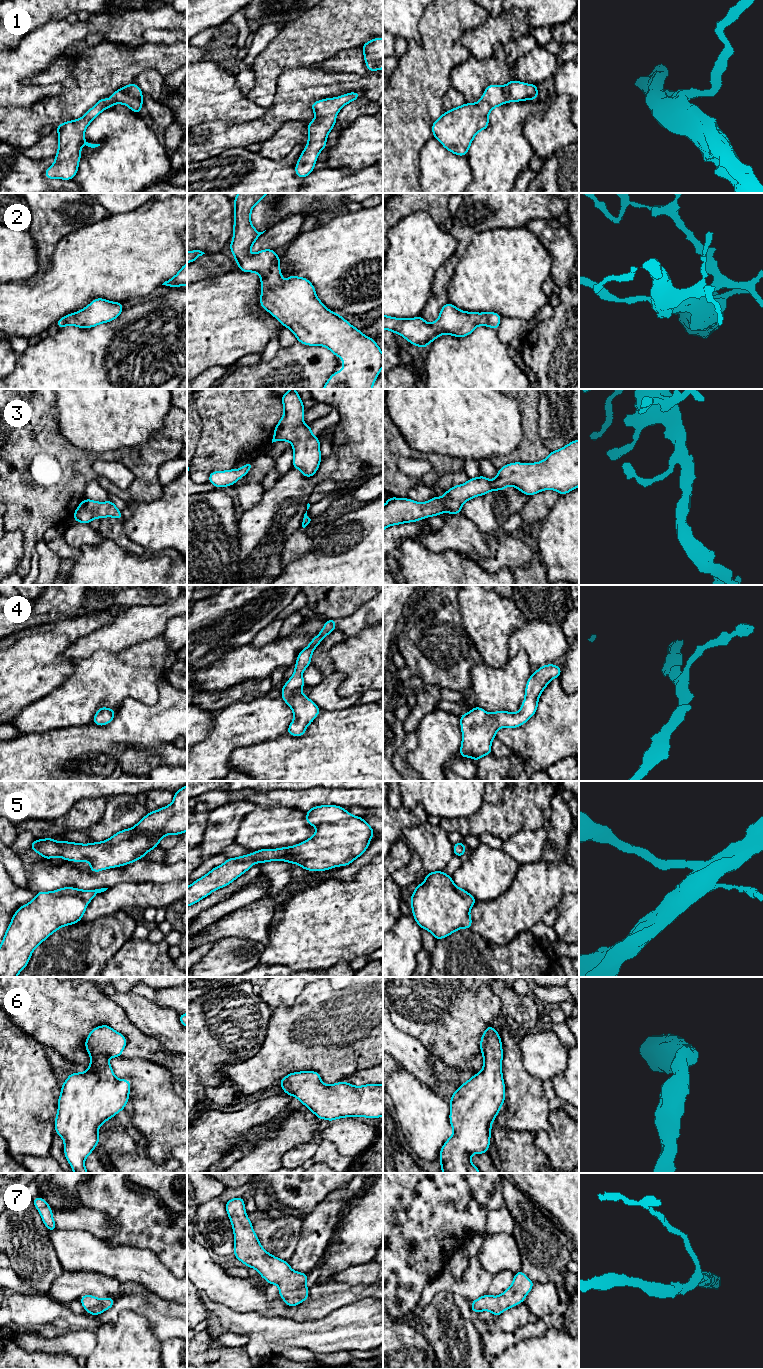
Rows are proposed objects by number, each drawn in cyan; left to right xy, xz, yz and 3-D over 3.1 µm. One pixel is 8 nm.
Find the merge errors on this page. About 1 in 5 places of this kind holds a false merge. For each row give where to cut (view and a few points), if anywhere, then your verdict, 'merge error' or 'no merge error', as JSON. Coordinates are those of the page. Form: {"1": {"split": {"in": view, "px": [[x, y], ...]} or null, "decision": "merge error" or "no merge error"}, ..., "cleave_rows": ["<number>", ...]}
{"1": {"split": null, "decision": "no merge error"}, "2": {"split": null, "decision": "no merge error"}, "3": {"split": null, "decision": "no merge error"}, "4": {"split": null, "decision": "no merge error"}, "5": {"split": null, "decision": "no merge error"}, "6": {"split": null, "decision": "no merge error"}, "7": {"split": null, "decision": "no merge error"}, "cleave_rows": []}

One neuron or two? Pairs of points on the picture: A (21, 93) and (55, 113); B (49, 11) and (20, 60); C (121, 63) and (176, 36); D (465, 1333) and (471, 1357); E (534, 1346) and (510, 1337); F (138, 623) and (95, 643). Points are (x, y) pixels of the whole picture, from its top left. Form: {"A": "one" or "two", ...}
{"A": "two", "B": "two", "C": "two", "D": "one", "E": "two", "F": "one"}

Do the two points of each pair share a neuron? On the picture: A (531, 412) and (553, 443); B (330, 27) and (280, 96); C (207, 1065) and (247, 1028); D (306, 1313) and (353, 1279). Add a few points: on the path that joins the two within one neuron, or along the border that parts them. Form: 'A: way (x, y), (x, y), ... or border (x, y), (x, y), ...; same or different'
A: border (539, 413), (540, 420); different
B: border (311, 66), (287, 69), (279, 76); different
C: way (217, 1055), (237, 1035); same
D: border (371, 1283), (343, 1284); different

